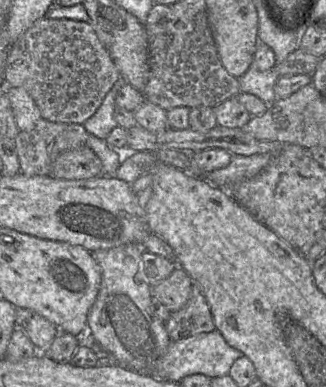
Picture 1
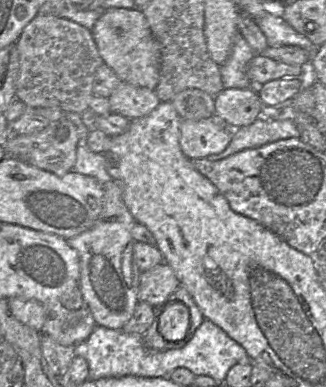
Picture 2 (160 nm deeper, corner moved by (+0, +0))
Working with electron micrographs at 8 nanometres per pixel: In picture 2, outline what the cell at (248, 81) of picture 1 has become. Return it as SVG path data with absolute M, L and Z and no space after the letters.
M240 32L235 37L235 41L230 55L224 64L220 65L220 74L225 89L254 88L247 76L247 65L256 55L254 50L241 35Z

